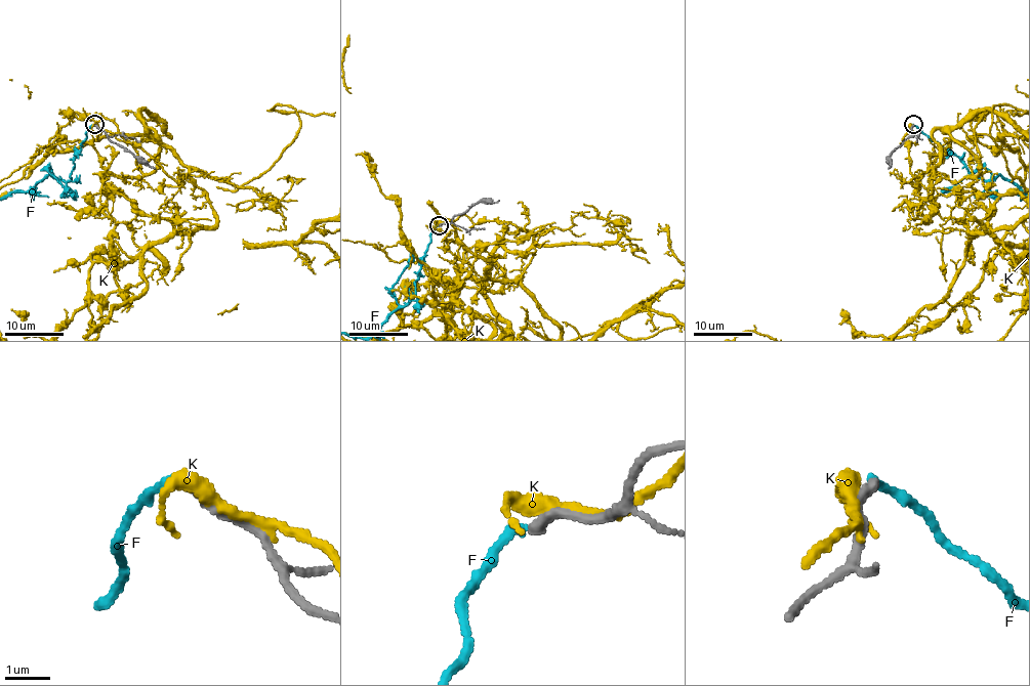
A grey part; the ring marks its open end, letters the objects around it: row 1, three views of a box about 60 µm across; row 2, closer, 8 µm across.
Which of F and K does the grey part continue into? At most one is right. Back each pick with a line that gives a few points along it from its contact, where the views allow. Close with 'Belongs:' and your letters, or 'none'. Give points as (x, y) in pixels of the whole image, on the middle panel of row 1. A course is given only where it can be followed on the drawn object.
Belongs: none

